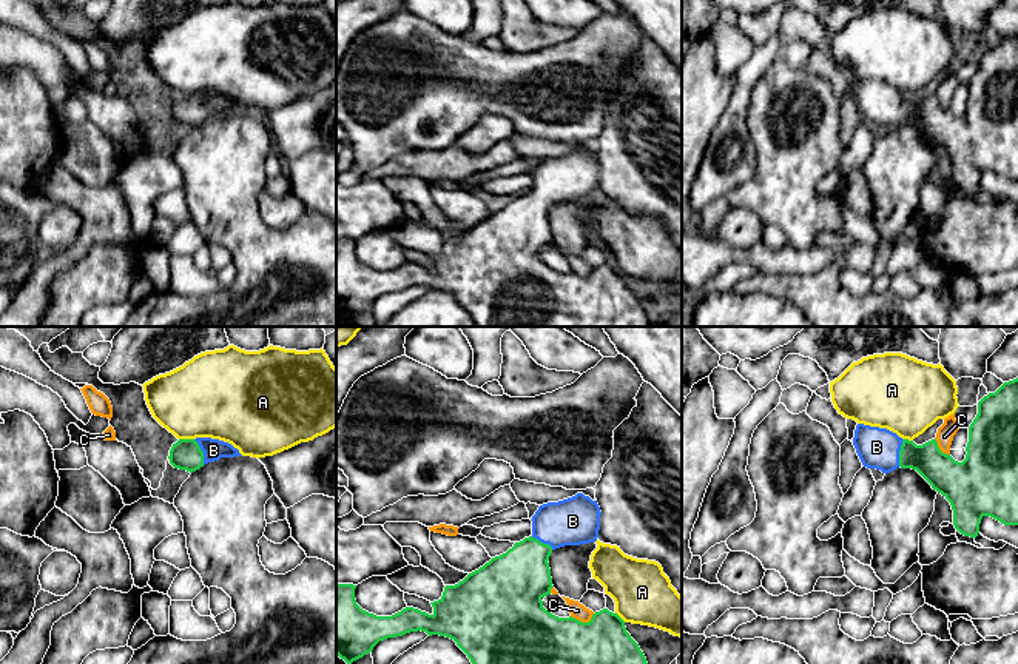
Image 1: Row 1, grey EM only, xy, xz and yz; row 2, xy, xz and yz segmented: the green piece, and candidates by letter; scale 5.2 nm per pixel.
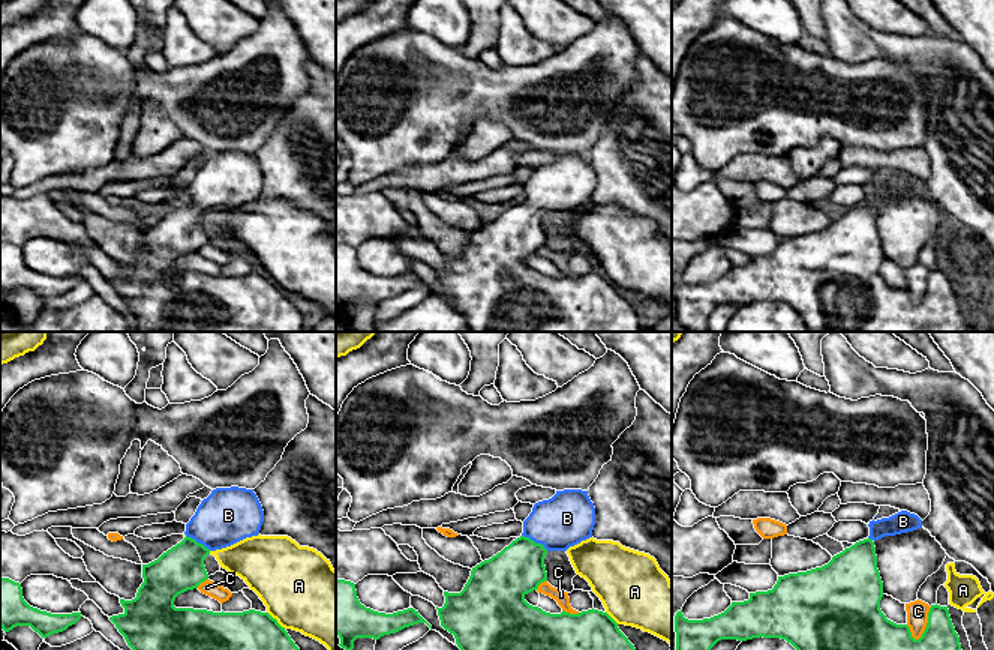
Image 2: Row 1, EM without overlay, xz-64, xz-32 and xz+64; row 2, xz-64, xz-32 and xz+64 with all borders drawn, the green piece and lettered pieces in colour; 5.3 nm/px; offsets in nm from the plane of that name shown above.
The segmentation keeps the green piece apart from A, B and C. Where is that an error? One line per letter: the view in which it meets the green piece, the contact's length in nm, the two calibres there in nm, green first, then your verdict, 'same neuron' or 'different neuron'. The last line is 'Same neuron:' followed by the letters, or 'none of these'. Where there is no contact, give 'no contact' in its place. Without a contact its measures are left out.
A: xy | 80 nm | 160/420 nm | different neuron
B: yz | 150 nm | 180/220 nm | same neuron
C: xz | 130 nm | 500/90 nm | different neuron
Same neuron: B

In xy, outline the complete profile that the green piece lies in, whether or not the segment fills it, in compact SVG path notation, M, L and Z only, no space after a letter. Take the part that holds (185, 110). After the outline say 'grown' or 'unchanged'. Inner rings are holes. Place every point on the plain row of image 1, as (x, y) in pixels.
M196 92L179 94L173 99L168 114L174 123L193 128L208 117L234 111L242 109L228 97L211 92Z; grown

